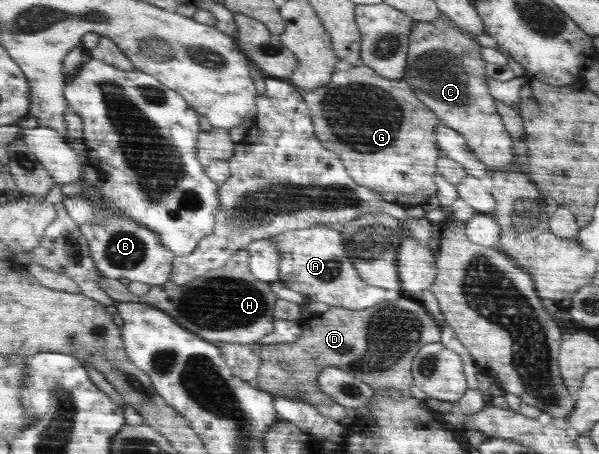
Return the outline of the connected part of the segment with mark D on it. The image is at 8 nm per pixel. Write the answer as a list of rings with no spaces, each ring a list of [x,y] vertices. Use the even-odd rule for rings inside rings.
[[[400,297],[392,301],[381,301],[372,308],[352,310],[342,307],[330,306],[326,313],[314,313],[312,317],[299,320],[303,327],[303,335],[292,344],[268,344],[260,347],[259,373],[254,384],[266,393],[275,397],[290,397],[303,399],[324,417],[344,424],[348,416],[344,406],[336,403],[329,395],[320,393],[316,387],[319,374],[323,369],[338,367],[354,375],[359,381],[366,382],[374,391],[386,392],[386,390],[400,390],[402,394],[410,395],[410,387],[413,385],[413,376],[410,367],[414,356],[424,345],[441,341],[441,328],[423,305],[410,297]]]

